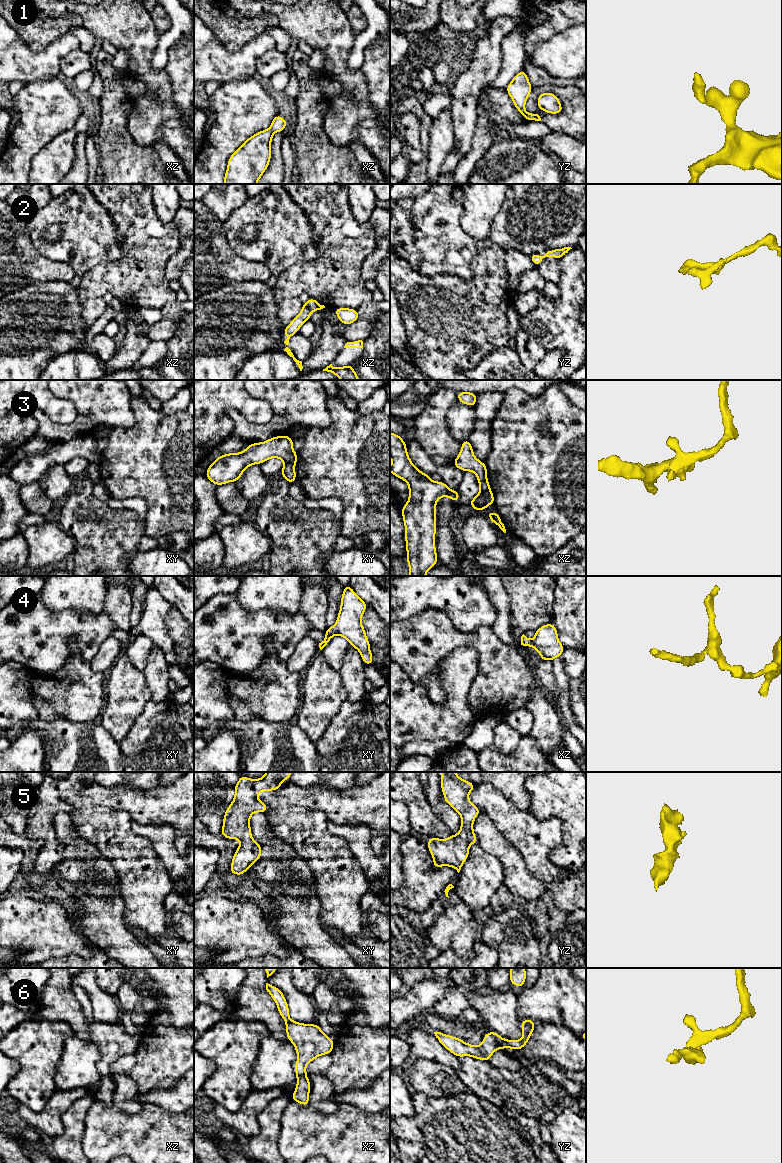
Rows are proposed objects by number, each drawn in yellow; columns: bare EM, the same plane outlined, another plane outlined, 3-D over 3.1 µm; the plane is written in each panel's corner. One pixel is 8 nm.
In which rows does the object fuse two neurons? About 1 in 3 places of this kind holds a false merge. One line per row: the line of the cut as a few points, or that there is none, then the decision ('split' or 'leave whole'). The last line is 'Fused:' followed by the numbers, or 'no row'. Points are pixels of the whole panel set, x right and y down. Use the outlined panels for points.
1: cut none; leave whole
2: cut none; leave whole
3: cut xy (284, 462), (290, 462), (294, 465); split
4: cut none; leave whole
5: cut none; leave whole
6: cut none; leave whole
Fused: 3

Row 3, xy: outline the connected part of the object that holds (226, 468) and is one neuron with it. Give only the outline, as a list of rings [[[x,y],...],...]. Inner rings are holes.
[[[288,435],[272,437],[265,442],[249,444],[240,453],[223,454],[208,467],[205,476],[216,486],[236,482],[250,465],[262,464],[270,458],[295,465],[298,454],[293,450],[293,439]]]

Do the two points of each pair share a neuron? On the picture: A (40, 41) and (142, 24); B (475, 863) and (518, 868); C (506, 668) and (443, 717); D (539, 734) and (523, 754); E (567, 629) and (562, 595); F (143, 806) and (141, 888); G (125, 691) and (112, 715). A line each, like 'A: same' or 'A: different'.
A: different
B: different
C: different
D: different
E: same
F: different
G: same

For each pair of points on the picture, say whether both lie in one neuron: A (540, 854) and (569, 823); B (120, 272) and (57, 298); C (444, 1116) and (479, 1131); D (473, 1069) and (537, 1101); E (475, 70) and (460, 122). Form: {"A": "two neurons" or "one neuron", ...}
{"A": "two neurons", "B": "two neurons", "C": "one neuron", "D": "one neuron", "E": "one neuron"}

